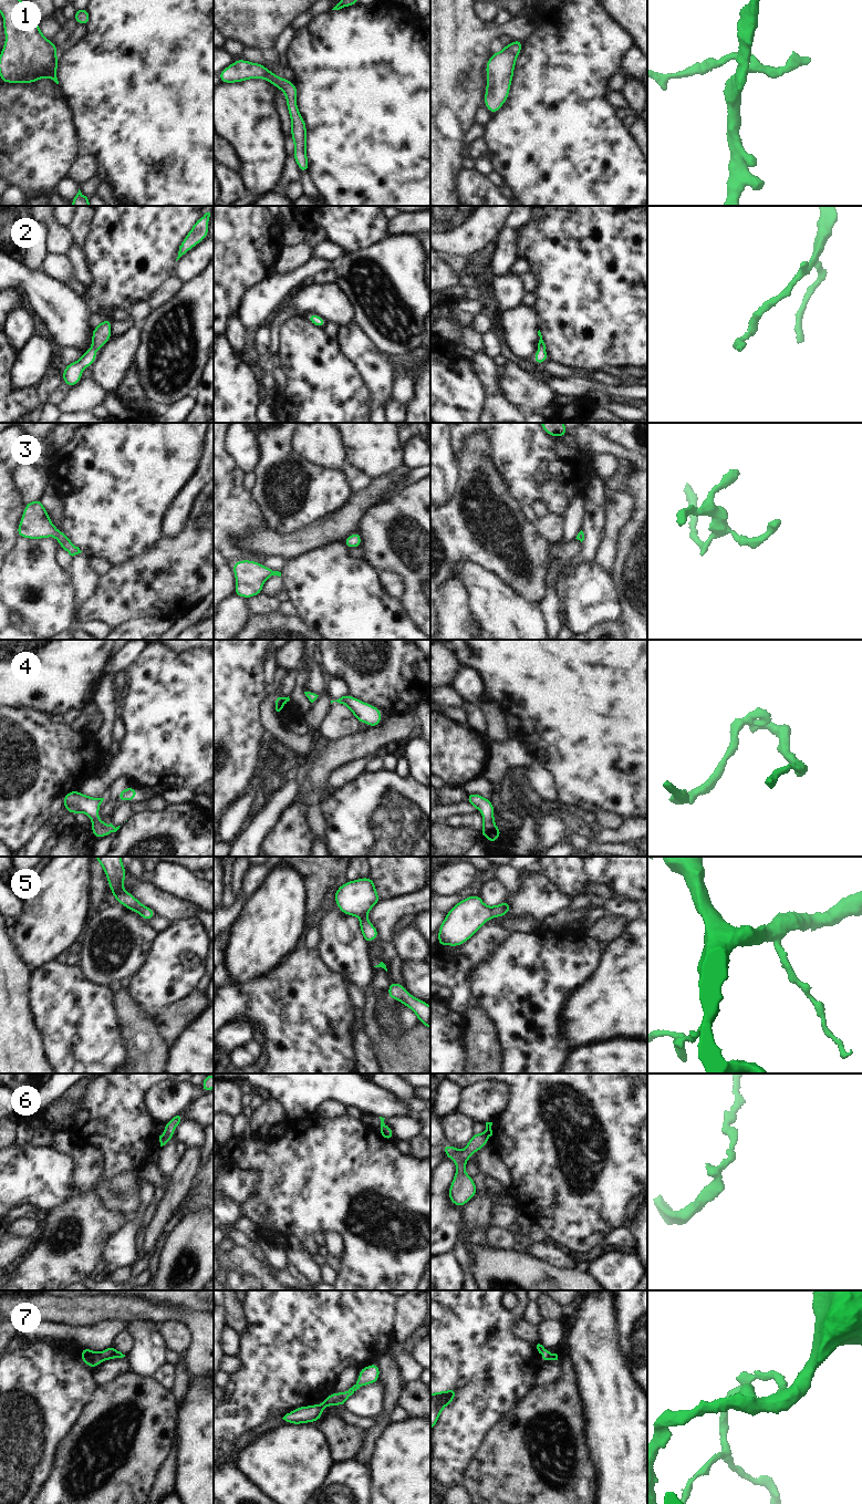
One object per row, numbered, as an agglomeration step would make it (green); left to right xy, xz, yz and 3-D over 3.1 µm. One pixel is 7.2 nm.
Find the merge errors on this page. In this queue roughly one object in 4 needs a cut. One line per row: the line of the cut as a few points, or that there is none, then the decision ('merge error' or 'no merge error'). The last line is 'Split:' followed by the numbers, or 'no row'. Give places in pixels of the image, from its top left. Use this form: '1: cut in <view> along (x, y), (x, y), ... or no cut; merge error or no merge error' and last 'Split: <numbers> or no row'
1: no cut; no merge error
2: no cut; no merge error
3: no cut; no merge error
4: no cut; no merge error
5: no cut; no merge error
6: no cut; no merge error
7: cut in xy along (100, 1352), (104, 1359); merge error
Split: 7

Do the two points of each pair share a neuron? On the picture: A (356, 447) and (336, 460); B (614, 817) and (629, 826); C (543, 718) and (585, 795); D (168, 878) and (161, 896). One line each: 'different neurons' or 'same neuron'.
A: different neurons
B: different neurons
C: same neuron
D: different neurons

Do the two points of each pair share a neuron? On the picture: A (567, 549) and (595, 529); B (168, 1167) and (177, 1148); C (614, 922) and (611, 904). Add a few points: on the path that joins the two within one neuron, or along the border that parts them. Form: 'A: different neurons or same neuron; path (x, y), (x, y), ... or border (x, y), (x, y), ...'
A: different neurons; border (582, 542), (582, 548), (573, 563)
B: same neuron; path (168, 1162), (168, 1158), (173, 1152)
C: different neurons; border (606, 910), (622, 914), (630, 921)

